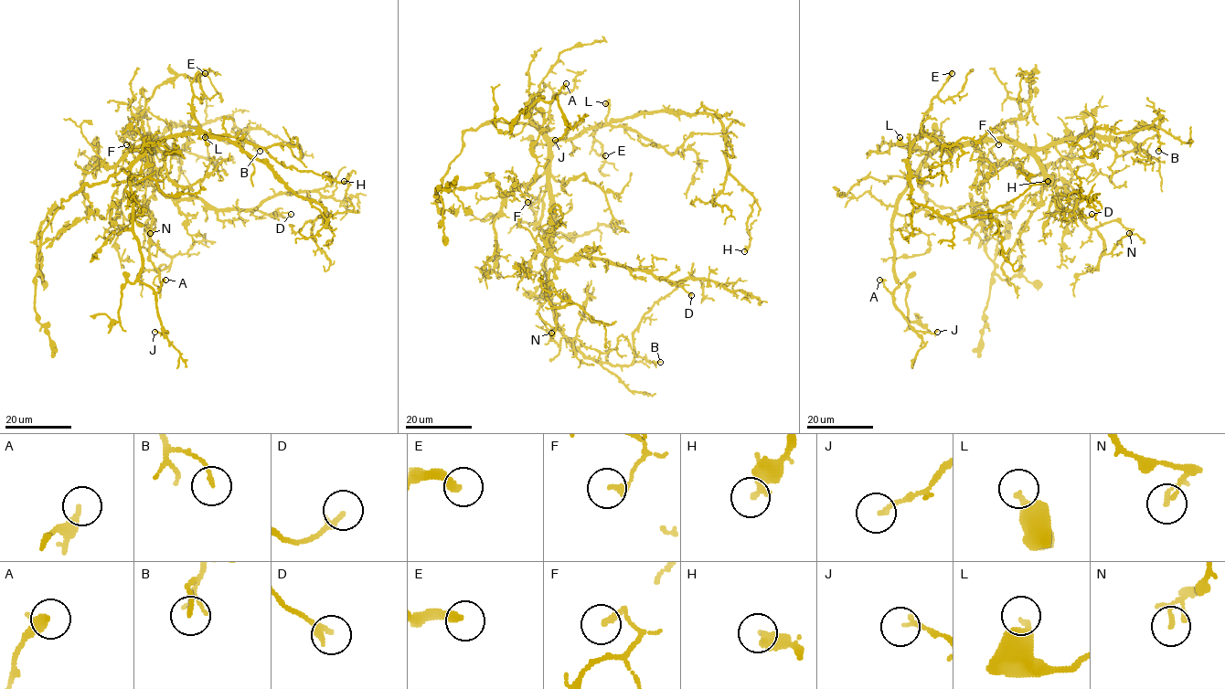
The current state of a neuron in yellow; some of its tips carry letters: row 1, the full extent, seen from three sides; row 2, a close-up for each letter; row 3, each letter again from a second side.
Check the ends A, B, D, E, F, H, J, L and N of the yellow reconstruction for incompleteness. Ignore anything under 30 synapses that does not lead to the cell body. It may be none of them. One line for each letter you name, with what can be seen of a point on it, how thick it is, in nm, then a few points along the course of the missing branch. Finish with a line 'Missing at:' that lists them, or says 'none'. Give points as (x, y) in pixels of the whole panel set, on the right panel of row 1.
Missing at: none

